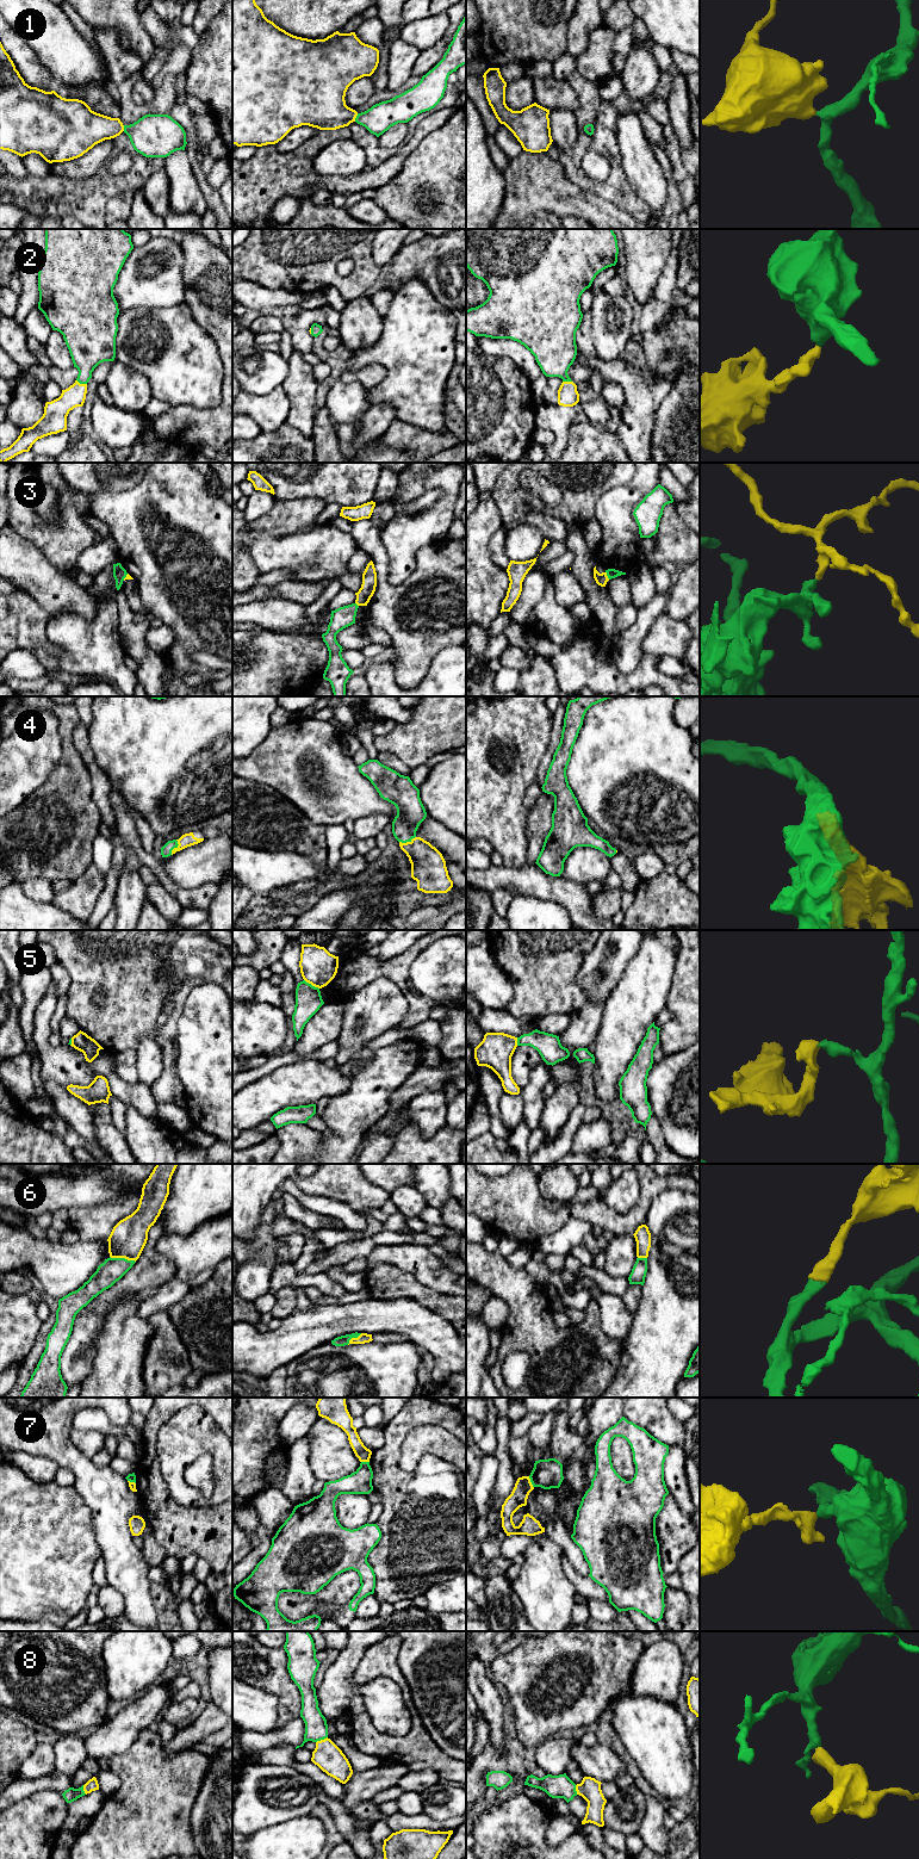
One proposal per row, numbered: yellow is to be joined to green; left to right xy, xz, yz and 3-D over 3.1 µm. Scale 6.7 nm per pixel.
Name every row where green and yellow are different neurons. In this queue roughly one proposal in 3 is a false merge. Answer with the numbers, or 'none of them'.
3, 5, 7

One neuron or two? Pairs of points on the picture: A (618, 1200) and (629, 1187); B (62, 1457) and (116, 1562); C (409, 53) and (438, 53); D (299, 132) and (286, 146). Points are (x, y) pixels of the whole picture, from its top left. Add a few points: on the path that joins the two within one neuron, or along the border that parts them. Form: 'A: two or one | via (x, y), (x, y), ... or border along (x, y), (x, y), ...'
A: one | via (621, 1196), (626, 1190)
B: one | via (89, 1479), (111, 1500), (111, 1529), (113, 1535)
C: two | border along (422, 51), (415, 62), (411, 74)
D: one | via (297, 136), (290, 142)

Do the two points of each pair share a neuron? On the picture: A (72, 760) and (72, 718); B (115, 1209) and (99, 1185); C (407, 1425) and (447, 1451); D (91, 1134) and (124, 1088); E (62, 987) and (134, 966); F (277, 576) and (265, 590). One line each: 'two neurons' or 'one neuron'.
A: one neuron
B: two neurons
C: two neurons
D: two neurons
E: two neurons
F: two neurons

